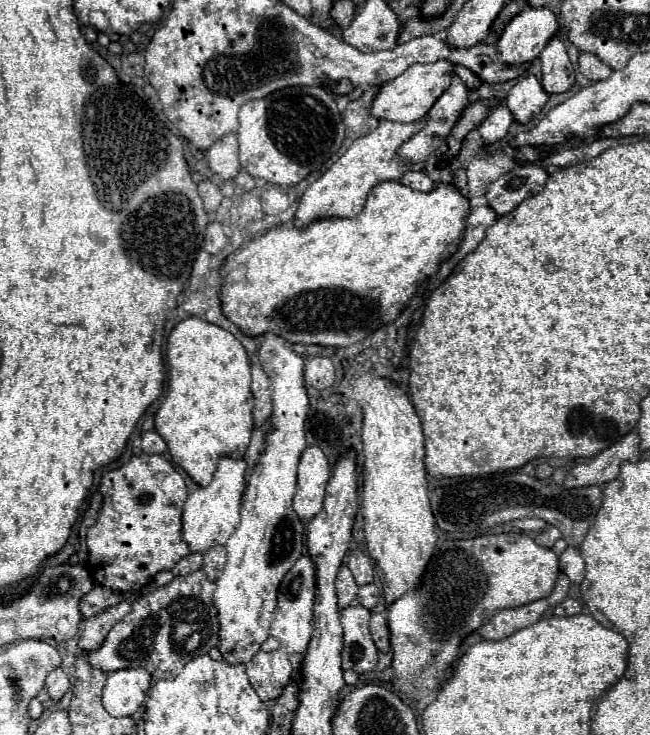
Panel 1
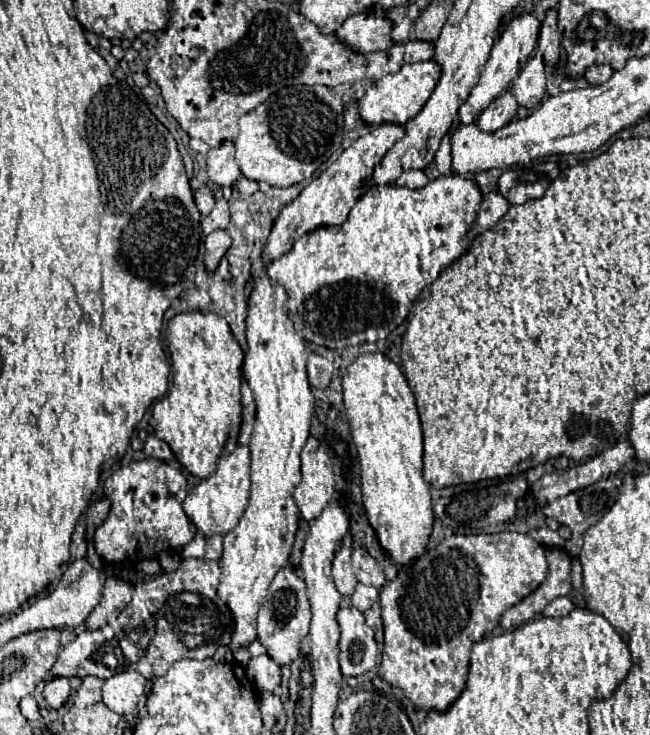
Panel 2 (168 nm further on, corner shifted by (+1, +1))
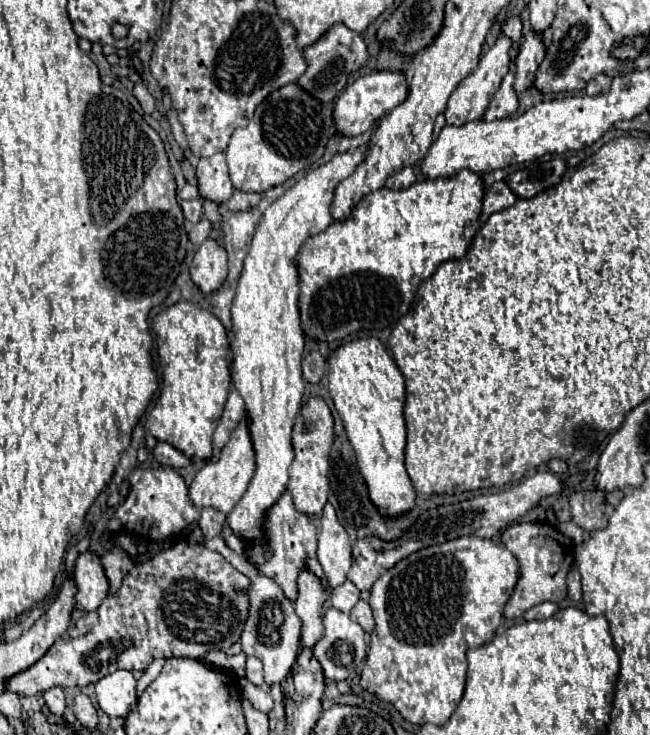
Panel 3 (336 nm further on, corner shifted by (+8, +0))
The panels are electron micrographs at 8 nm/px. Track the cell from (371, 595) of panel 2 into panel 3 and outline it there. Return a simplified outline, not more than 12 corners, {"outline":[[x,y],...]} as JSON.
{"outline":[[345,581],[331,589],[331,603],[351,613],[359,601],[359,589]]}

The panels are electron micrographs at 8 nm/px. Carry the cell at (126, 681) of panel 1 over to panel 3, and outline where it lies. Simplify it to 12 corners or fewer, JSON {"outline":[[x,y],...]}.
{"outline":[[131,671],[95,683],[97,703],[109,717],[125,717],[135,701]]}

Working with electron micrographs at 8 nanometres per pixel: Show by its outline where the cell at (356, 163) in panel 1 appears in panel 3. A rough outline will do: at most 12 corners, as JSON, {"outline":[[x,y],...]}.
{"outline":[[367,145],[307,173],[263,213],[231,307],[233,387],[255,475],[225,525],[271,559],[269,509],[303,403],[307,237]]}

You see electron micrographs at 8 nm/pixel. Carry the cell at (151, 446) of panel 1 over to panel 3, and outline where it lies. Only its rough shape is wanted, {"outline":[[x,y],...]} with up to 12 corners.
{"outline":[[157,443],[153,457],[161,465],[185,467],[191,461],[169,443]]}

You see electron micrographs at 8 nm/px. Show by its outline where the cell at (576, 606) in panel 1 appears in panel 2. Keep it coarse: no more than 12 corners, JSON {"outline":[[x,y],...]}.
{"outline":[[560,596],[544,606],[542,614],[562,618],[572,612],[568,598]]}

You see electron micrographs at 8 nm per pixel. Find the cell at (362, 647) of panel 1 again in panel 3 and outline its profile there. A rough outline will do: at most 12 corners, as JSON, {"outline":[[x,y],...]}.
{"outline":[[333,607],[313,655],[343,681],[367,655],[365,631]]}

